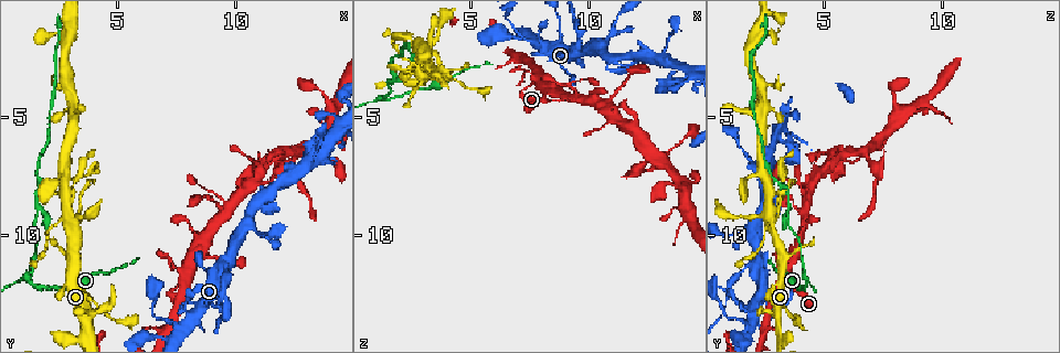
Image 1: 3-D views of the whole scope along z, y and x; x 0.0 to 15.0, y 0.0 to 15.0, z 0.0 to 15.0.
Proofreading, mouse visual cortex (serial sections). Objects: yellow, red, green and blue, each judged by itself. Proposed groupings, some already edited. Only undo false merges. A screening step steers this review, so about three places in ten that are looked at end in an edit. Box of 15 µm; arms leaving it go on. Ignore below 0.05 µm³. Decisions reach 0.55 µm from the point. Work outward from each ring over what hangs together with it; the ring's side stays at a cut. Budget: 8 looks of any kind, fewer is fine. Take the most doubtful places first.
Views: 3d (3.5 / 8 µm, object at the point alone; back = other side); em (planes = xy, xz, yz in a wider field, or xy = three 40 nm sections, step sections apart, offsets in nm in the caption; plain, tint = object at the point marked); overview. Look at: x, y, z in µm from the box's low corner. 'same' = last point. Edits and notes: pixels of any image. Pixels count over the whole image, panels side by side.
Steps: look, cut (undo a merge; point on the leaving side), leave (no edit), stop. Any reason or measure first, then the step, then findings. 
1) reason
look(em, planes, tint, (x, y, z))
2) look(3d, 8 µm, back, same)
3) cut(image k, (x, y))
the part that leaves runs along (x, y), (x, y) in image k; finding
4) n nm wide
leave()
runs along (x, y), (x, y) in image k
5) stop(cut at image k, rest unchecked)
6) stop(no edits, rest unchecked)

three arms meet
look(3d, 3.5 µm, (1.2, 11.9, 4.2))

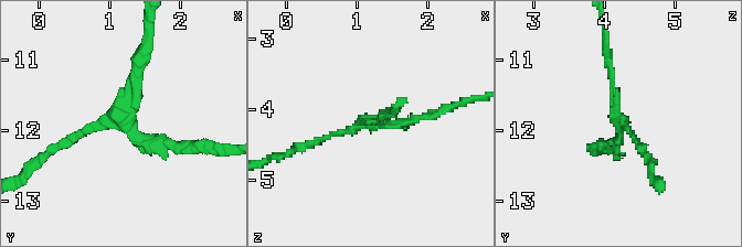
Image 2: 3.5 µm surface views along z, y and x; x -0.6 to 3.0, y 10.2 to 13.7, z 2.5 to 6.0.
3 arms; arms of 100, 100, 150 nm; shape alone is not enough
look(em, xy, step 2, tint, (1.20, 11.90, 4.15))

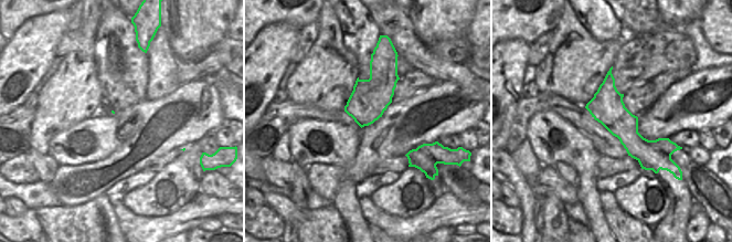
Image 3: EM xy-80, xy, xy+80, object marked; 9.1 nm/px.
340 nm wide
cut(image 2, (133, 76))
the part that leaves runs along (125, 115), (149, 30) in image 2; two cells meet here

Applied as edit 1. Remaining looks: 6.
narrows sharply
look(3d, 3.5 µm, (2.1, 1.5, 3.0))

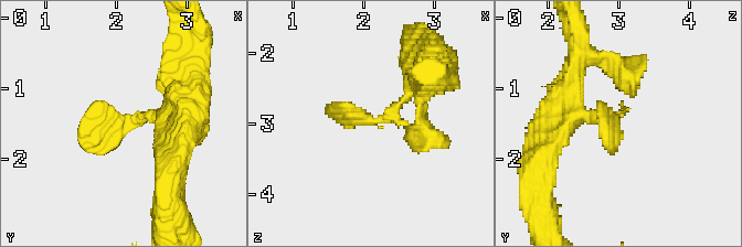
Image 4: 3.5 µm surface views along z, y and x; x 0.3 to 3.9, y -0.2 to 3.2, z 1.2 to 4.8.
look(em, xy, step 3, tint, (2.15, 1.50, 2.95))

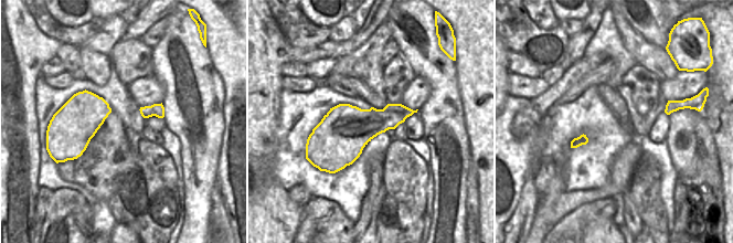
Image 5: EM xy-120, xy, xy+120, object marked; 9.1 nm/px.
leave()
runs along (424, 74), (383, 119), (326, 110) in image 4; continuous, no second cell

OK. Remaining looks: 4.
look(3d, 3.5 µm, (7.7, 13.9, 1.9))

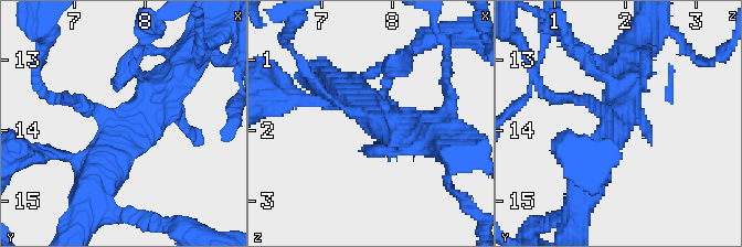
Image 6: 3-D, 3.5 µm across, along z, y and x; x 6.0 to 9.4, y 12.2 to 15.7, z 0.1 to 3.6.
4 arms; arms of 150, 150, 400, 400 nm
look(em, xy, step 3, tint, (7.80, 13.90, 1.85))

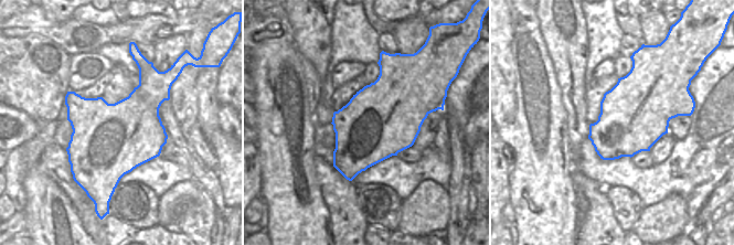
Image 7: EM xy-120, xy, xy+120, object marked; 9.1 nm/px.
650 nm wide
leave()
runs along (178, 72), (114, 153), (83, 163) in image 6; continuous, no second cell

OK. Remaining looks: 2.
stop(cut at image 2, rest unchecked)

